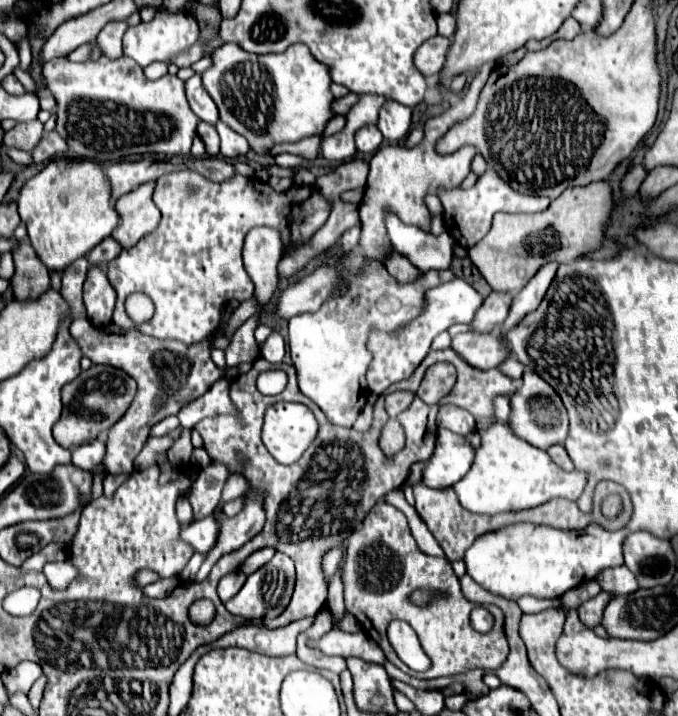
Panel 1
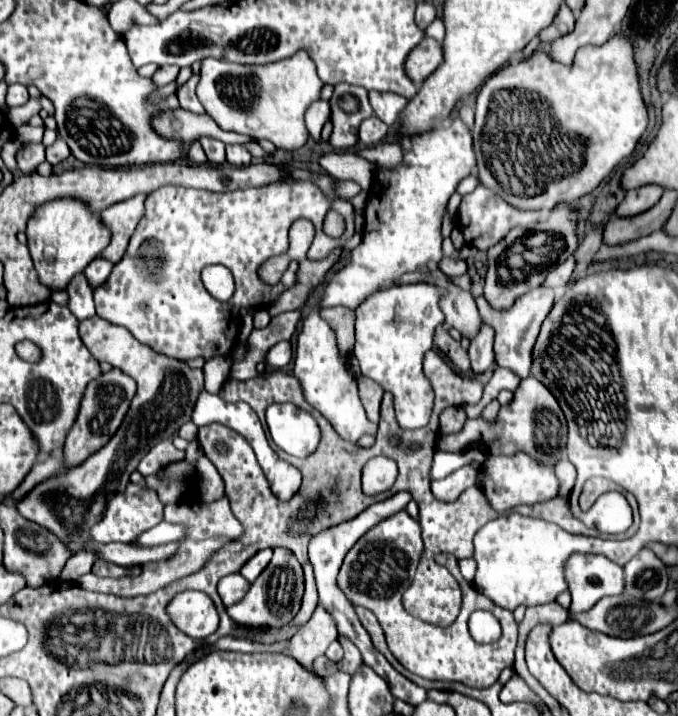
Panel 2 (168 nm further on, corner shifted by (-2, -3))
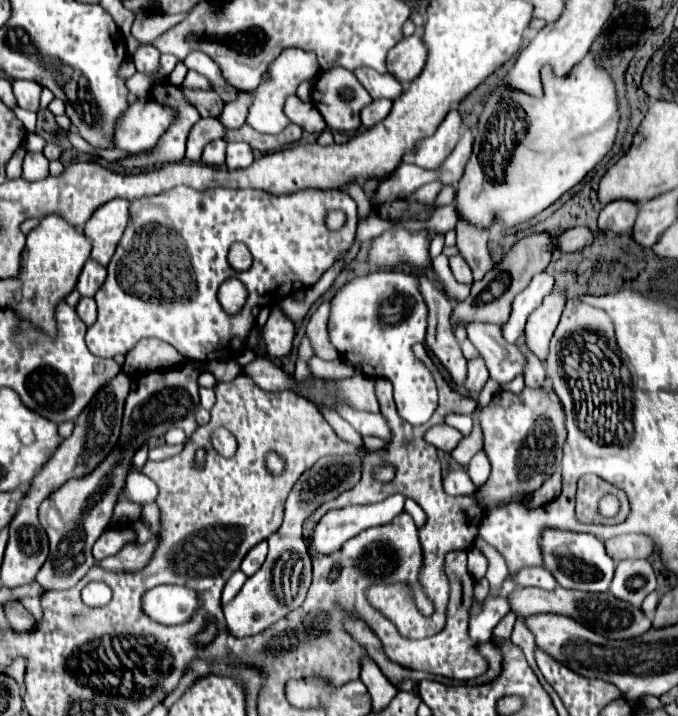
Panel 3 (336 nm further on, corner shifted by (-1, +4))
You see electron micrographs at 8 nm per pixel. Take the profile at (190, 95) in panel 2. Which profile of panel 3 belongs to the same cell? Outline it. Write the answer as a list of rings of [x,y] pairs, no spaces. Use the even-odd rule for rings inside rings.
[[[181,86],[181,92],[185,94],[187,102],[193,104],[203,118],[219,118],[219,114],[223,112],[225,104],[213,90],[197,90],[197,88]]]

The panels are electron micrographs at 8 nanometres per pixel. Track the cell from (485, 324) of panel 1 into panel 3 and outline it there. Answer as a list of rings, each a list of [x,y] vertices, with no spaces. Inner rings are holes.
[[[471,358],[471,360],[467,362],[467,368],[469,368],[469,372],[467,372],[465,388],[471,390],[471,394],[477,396],[477,394],[481,392],[483,384],[485,384],[487,378],[489,378],[489,370],[487,370],[483,358]]]

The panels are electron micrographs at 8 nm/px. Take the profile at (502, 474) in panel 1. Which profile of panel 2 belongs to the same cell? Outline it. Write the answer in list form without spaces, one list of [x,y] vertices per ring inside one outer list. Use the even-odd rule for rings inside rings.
[[[518,453],[514,457],[488,457],[478,473],[478,483],[490,501],[490,505],[498,511],[512,509],[520,503],[538,503],[538,501],[548,501],[558,495],[558,479],[554,475],[552,467],[536,463],[532,457],[526,453]]]

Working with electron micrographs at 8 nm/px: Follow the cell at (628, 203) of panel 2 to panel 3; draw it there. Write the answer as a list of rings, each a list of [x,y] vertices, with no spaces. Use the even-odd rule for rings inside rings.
[[[613,200],[599,214],[599,230],[625,234],[633,228],[639,214],[639,204],[633,200]]]

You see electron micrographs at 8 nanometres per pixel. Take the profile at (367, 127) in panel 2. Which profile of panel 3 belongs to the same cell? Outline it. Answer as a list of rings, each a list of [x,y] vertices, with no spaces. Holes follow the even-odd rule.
[[[373,100],[369,106],[365,106],[361,110],[361,122],[365,128],[371,128],[375,124],[379,124],[391,110],[391,104],[389,100]]]

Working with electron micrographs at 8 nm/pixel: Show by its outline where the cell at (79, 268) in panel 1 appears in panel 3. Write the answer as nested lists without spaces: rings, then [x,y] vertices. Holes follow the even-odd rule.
[[[81,296],[81,300],[79,300],[79,304],[77,304],[75,310],[77,310],[79,318],[81,318],[87,326],[91,326],[91,324],[97,320],[97,306],[95,306],[95,300],[93,300],[93,298]]]

